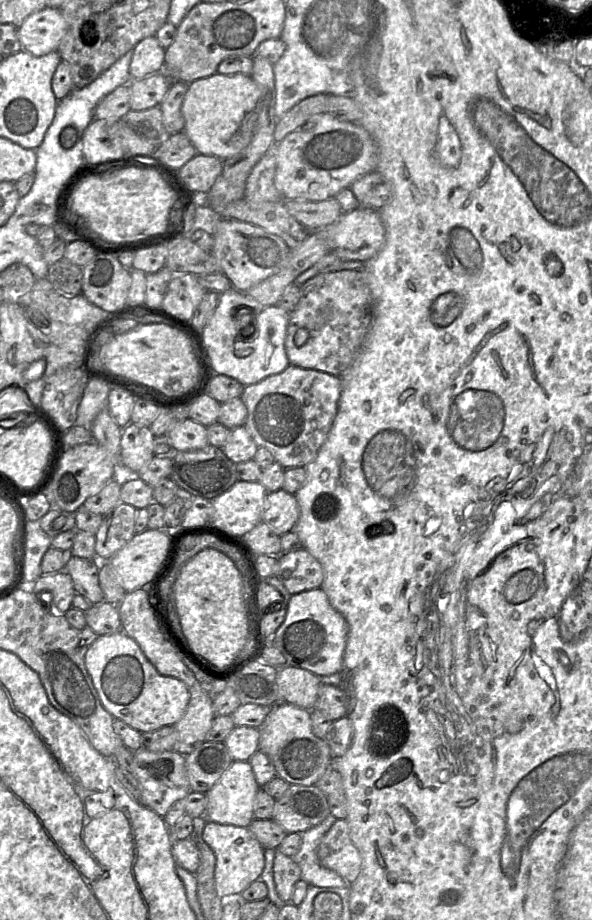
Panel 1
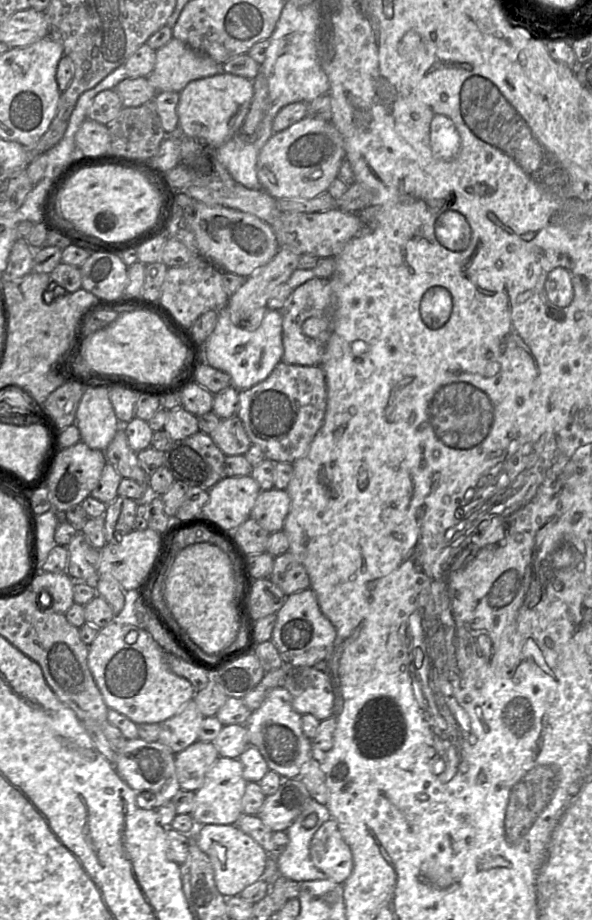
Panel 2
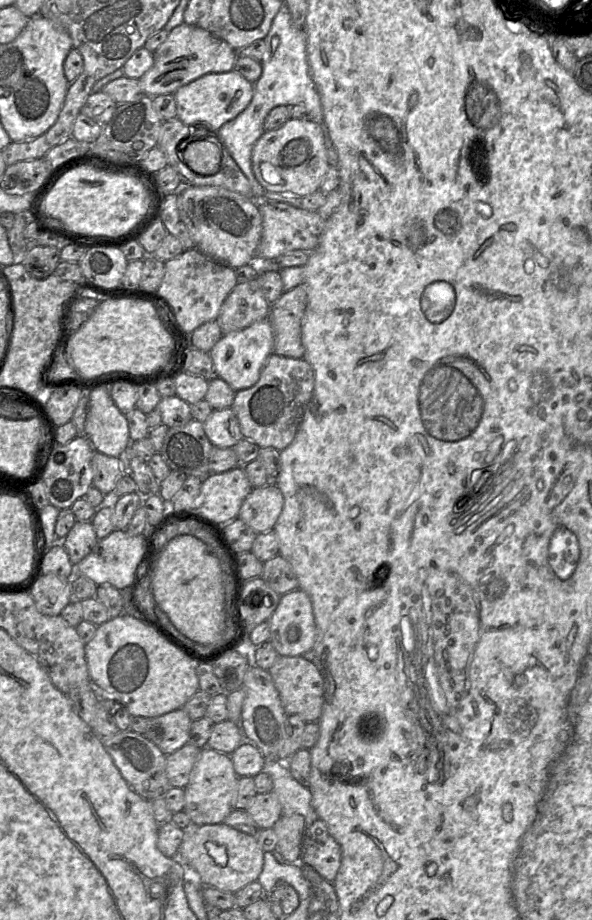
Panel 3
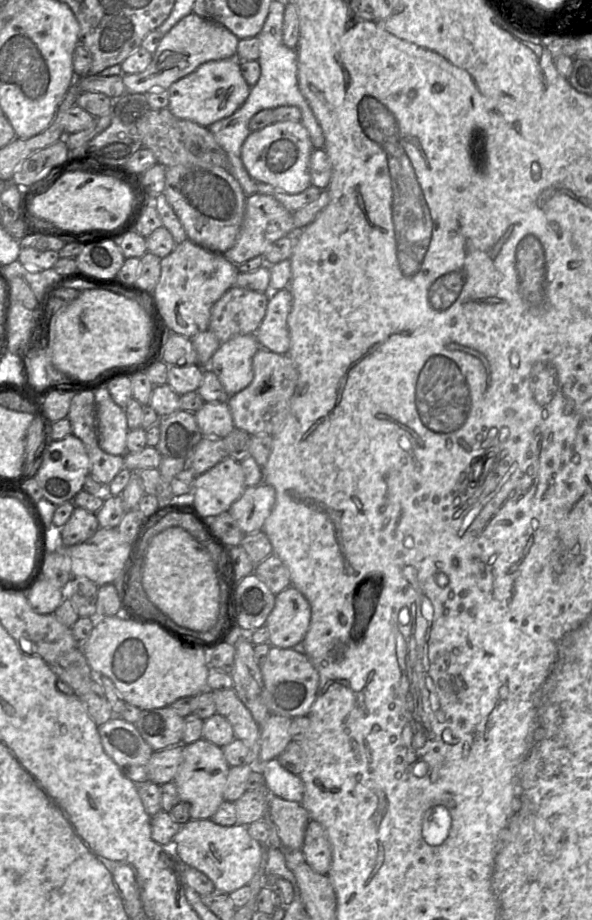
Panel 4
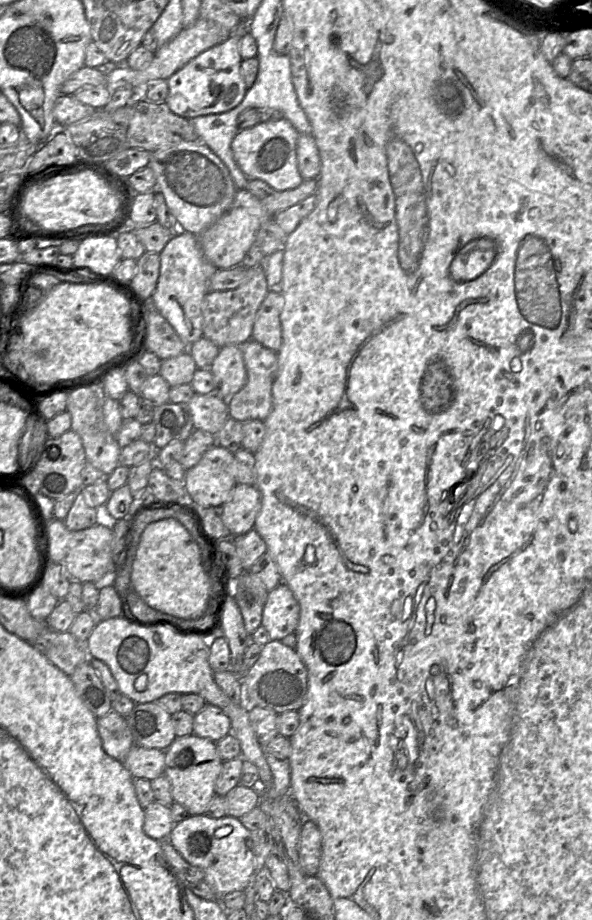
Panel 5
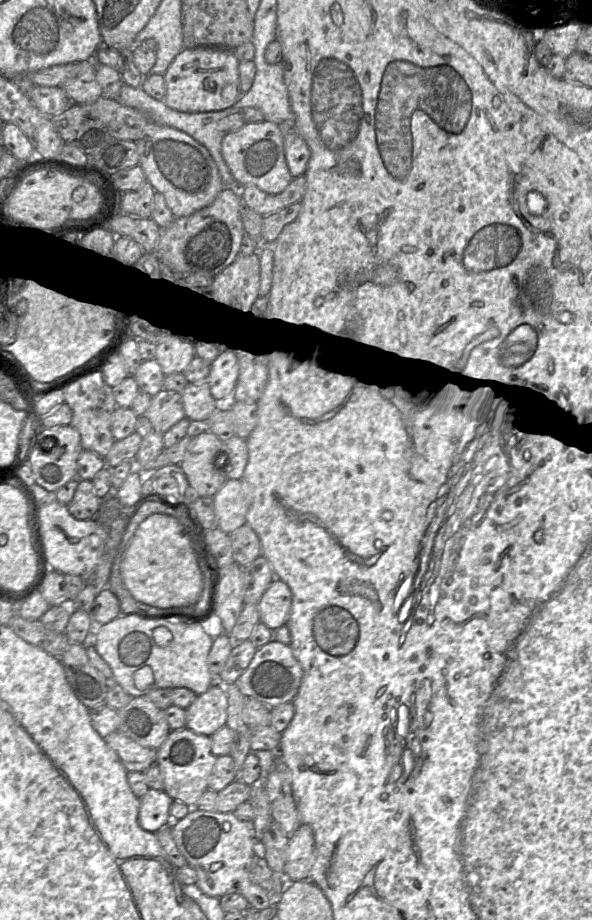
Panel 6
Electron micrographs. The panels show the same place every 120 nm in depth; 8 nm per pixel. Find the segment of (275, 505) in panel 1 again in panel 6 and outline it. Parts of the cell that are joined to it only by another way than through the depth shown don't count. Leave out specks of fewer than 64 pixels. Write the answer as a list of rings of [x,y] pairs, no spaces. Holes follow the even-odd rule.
[[[227,479],[212,496],[217,527],[227,534],[246,524],[251,491],[242,479]]]

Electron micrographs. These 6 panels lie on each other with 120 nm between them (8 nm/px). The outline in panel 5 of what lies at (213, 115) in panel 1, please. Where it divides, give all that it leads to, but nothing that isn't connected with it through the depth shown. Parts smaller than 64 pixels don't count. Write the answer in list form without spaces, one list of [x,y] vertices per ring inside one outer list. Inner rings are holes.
[[[242,19],[227,40],[203,51],[167,79],[168,96],[165,103],[173,113],[192,119],[230,111],[242,102],[247,88],[240,70],[243,59],[239,53],[239,43],[241,37],[249,32],[249,22],[250,19]]]

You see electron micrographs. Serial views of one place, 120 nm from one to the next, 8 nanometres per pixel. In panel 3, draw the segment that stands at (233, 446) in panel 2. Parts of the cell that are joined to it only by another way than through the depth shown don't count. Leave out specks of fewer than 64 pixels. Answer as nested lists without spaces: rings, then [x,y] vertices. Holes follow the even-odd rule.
[[[232,408],[215,409],[203,422],[205,433],[216,447],[233,447],[243,436]]]

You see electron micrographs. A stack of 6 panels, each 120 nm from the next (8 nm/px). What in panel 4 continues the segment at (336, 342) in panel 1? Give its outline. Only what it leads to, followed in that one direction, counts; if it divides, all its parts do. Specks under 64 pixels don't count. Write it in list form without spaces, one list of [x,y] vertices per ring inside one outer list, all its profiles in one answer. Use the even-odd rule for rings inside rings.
[[[289,288],[270,291],[266,314],[254,334],[260,347],[278,354],[287,354],[290,349],[290,335],[287,318],[293,304]]]

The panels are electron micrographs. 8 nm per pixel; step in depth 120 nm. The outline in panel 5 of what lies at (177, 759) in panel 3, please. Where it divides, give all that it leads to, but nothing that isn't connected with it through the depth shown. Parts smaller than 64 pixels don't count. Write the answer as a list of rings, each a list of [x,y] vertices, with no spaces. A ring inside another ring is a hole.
[[[134,745],[124,757],[123,764],[134,779],[153,780],[164,774],[165,750]]]

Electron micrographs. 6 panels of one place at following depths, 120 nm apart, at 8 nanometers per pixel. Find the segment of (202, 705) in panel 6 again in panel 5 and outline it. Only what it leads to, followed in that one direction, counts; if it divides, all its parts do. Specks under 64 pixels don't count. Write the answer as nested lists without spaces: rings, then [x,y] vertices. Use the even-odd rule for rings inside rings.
[[[207,703],[200,712],[194,715],[193,734],[199,737],[217,742],[229,732],[230,719],[217,706]]]

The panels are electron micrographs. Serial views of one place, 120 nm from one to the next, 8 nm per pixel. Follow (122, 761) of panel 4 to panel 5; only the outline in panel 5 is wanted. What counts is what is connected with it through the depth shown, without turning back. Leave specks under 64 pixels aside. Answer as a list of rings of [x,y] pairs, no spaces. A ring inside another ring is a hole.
[[[112,710],[97,718],[97,729],[104,751],[112,758],[123,761],[135,745],[126,718]]]

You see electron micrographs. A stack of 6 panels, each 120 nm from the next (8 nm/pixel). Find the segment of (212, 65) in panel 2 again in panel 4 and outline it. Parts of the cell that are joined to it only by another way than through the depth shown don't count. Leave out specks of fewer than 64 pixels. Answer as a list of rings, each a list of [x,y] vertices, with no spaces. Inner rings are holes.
[[[195,13],[182,18],[161,39],[149,66],[141,73],[122,74],[126,93],[146,94],[155,89],[168,90],[171,84],[212,60],[236,56],[239,39],[223,25]]]

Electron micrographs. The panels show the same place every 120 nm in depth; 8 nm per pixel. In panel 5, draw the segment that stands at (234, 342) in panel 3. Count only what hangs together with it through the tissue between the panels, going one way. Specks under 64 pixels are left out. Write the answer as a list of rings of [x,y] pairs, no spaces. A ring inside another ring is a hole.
[[[241,346],[221,347],[210,366],[215,381],[214,393],[225,400],[237,393],[246,383],[246,368]]]

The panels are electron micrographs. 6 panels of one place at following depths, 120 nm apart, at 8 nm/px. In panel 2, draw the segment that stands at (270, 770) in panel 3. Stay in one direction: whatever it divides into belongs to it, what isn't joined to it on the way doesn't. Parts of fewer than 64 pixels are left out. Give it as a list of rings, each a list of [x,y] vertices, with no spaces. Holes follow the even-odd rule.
[[[313,798],[308,801],[300,815],[285,830],[288,844],[277,858],[280,875],[297,882],[329,879],[314,866],[309,852],[314,833],[330,818],[331,814],[326,806]]]

